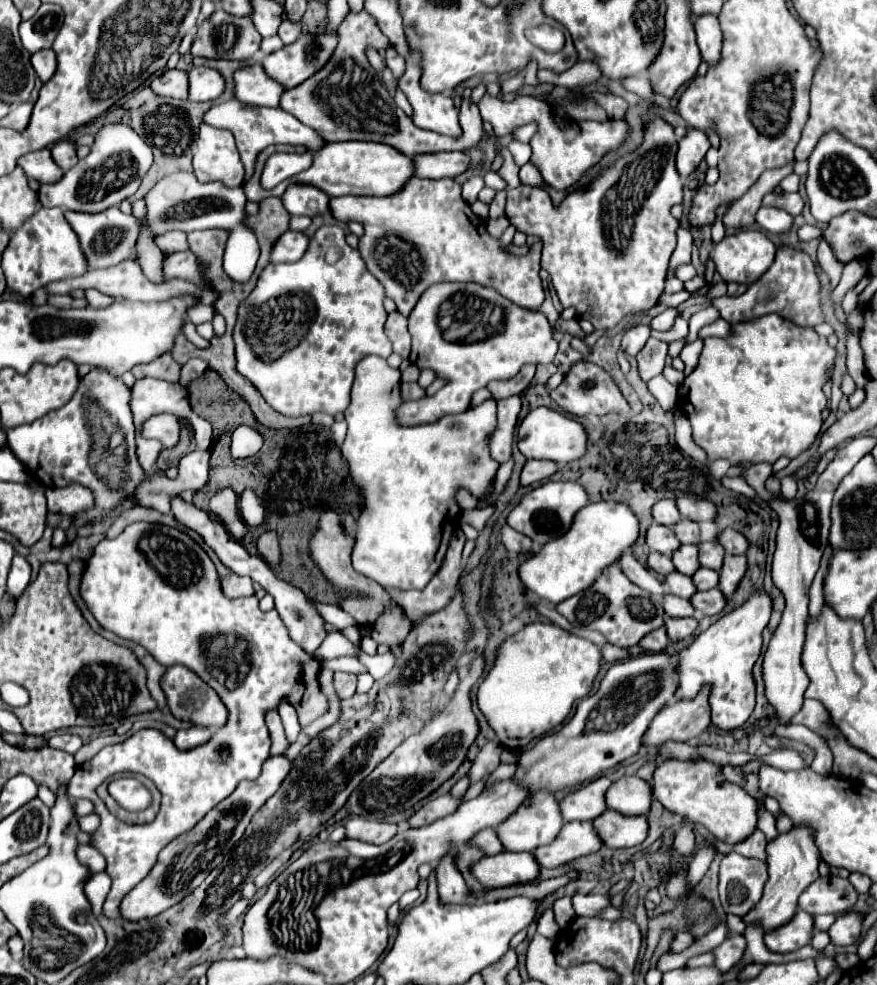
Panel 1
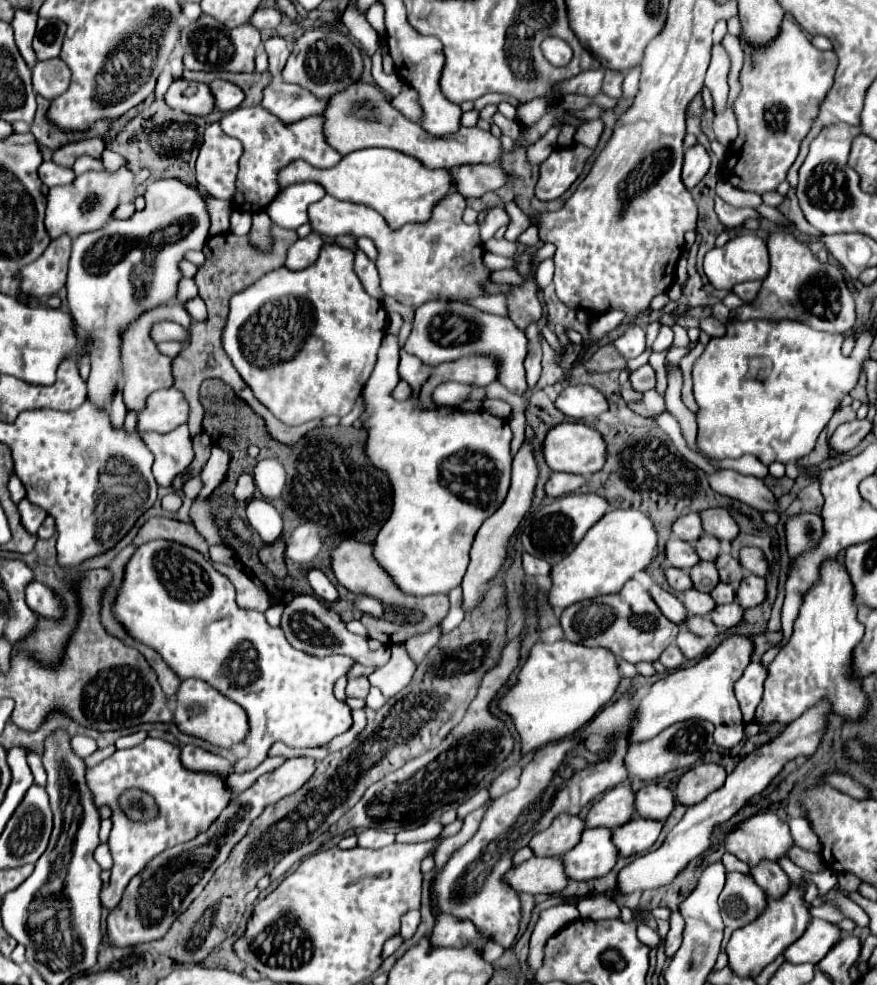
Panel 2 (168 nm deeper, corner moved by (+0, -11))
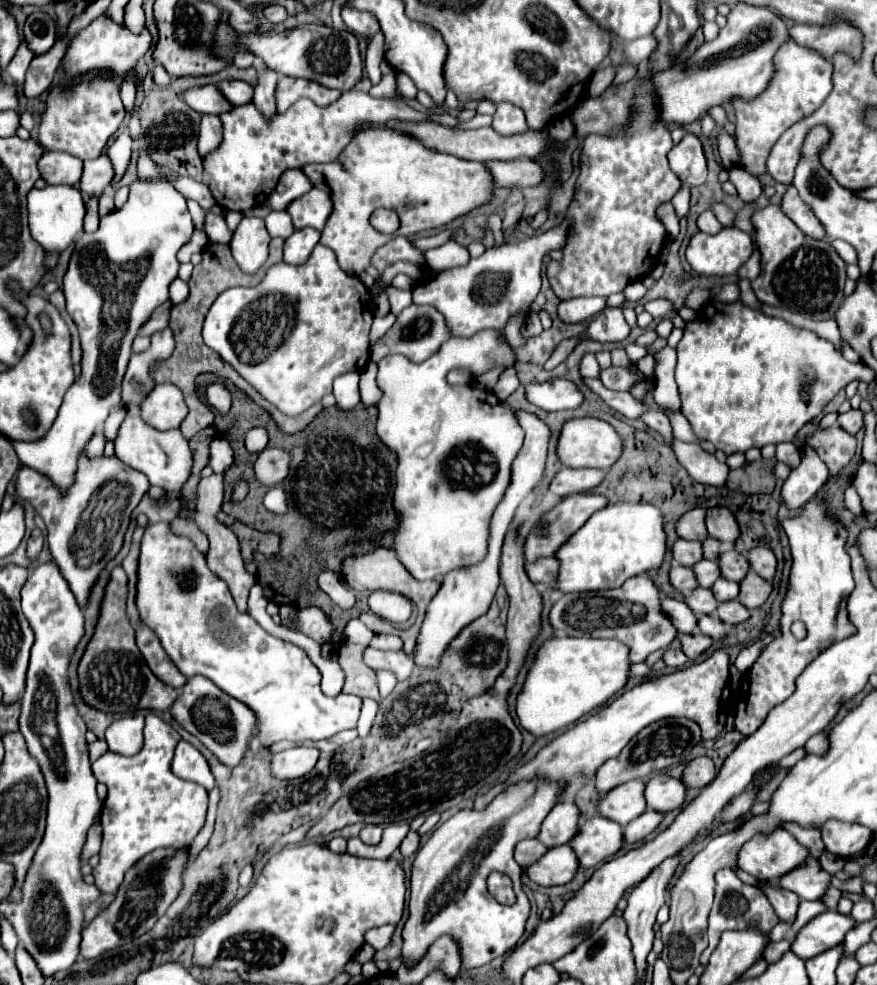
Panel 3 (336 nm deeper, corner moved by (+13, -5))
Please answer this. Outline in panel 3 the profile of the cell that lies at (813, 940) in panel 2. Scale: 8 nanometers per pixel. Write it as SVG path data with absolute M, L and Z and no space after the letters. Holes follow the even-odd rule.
M824 911L814 917L806 927L802 927L792 943L792 951L800 959L812 959L840 945L854 925L856 921L850 915L842 915L838 911Z

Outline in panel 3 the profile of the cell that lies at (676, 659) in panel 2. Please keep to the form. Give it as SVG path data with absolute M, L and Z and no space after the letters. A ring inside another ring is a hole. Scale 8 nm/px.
M678 649L678 651L666 651L666 653L664 653L664 663L666 663L668 667L672 667L672 669L684 667L686 661L688 661L688 657L686 657L680 649Z

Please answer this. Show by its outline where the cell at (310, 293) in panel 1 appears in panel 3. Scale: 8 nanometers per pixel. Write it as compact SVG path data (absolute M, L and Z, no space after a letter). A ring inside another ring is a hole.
M316 245L310 259L302 265L288 265L288 263L276 263L268 269L264 281L256 287L232 287L232 289L226 289L224 293L220 293L220 297L214 301L214 305L210 307L208 315L206 315L206 321L204 321L204 343L208 347L212 347L226 363L230 363L250 385L254 385L262 397L266 397L270 403L274 403L284 415L300 415L304 413L306 409L310 409L314 403L318 403L326 393L332 393L332 381L342 375L342 373L348 373L348 371L362 371L366 367L366 363L370 361L370 339L368 339L368 333L370 333L370 325L372 325L372 305L364 303L362 301L362 295L370 295L370 291L362 285L362 281L354 275L348 275L340 269L338 261L336 261L336 255L332 249L324 247L324 245Z

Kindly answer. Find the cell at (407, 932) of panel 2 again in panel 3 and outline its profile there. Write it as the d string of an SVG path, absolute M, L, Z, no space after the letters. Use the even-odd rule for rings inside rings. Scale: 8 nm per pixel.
M382 925L382 927L370 929L366 933L366 943L372 945L376 951L380 951L380 949L384 949L388 945L392 933L394 933L394 925Z

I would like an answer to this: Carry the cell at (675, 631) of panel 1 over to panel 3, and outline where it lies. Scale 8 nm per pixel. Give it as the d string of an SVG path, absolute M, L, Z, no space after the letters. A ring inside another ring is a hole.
M700 631L690 633L690 635L680 633L678 639L682 641L682 651L686 653L686 657L688 657L690 661L694 661L696 657L700 657L700 655L712 645L712 639L710 639L708 635L702 635Z

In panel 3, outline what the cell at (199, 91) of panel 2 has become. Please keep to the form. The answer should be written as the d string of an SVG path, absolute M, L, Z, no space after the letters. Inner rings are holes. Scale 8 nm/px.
M206 85L206 87L198 87L198 89L190 89L184 93L184 101L196 109L198 113L212 113L212 115L220 115L230 111L234 105L230 101L226 101L226 97L222 97L220 89L216 85Z

